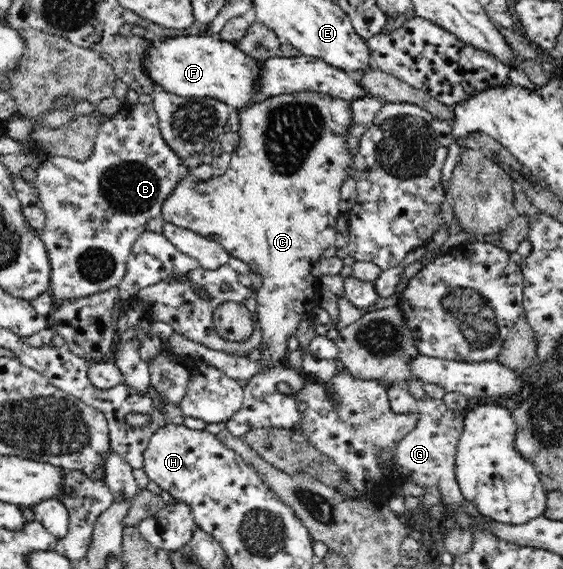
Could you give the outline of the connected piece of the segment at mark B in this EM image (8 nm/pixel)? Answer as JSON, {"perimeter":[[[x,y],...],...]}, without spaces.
{"perimeter":[[[127,103],[124,108],[114,117],[105,118],[101,122],[98,134],[93,146],[92,154],[88,158],[78,162],[77,160],[61,157],[49,156],[43,157],[39,168],[36,171],[35,186],[38,189],[39,199],[45,214],[44,230],[40,233],[43,243],[47,247],[47,255],[51,261],[51,280],[50,280],[50,295],[54,300],[55,305],[70,300],[78,300],[78,298],[86,298],[93,294],[104,292],[105,290],[117,287],[119,282],[124,278],[127,269],[128,256],[131,253],[132,246],[140,234],[145,229],[140,226],[145,226],[150,218],[156,218],[161,215],[163,202],[179,188],[180,182],[188,178],[190,168],[184,165],[184,160],[175,153],[168,143],[164,140],[161,130],[159,129],[159,117],[153,110],[152,105],[132,104]]]}

